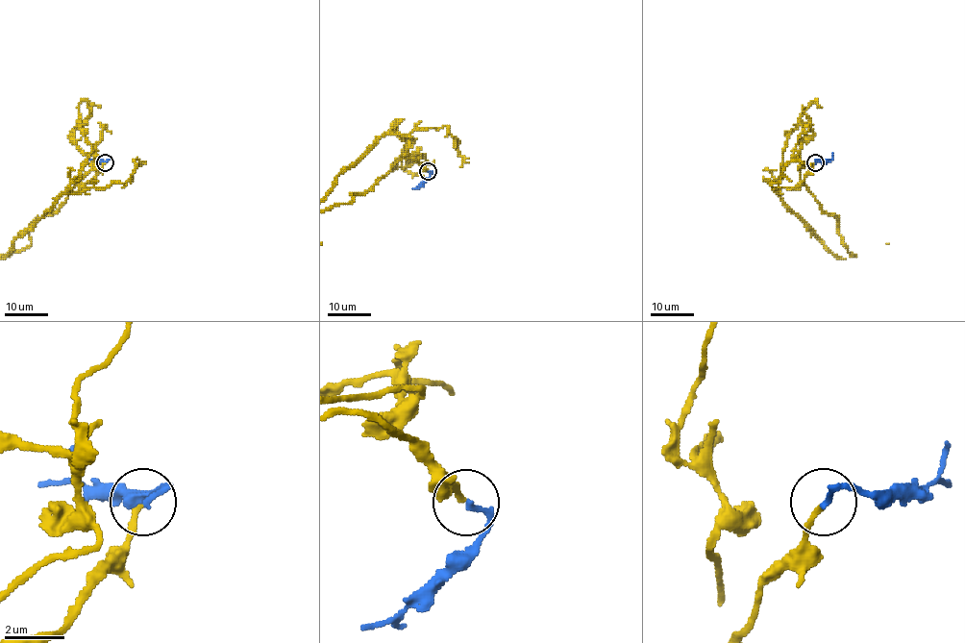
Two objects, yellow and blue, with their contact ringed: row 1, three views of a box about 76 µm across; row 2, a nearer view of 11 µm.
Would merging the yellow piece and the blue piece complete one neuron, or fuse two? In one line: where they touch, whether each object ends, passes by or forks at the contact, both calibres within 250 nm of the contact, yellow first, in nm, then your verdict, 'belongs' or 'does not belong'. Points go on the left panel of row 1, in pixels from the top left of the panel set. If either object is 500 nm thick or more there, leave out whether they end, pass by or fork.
place (105, 162); yellow ends; blue ends; calibres 160 and 170 nm; belongs

